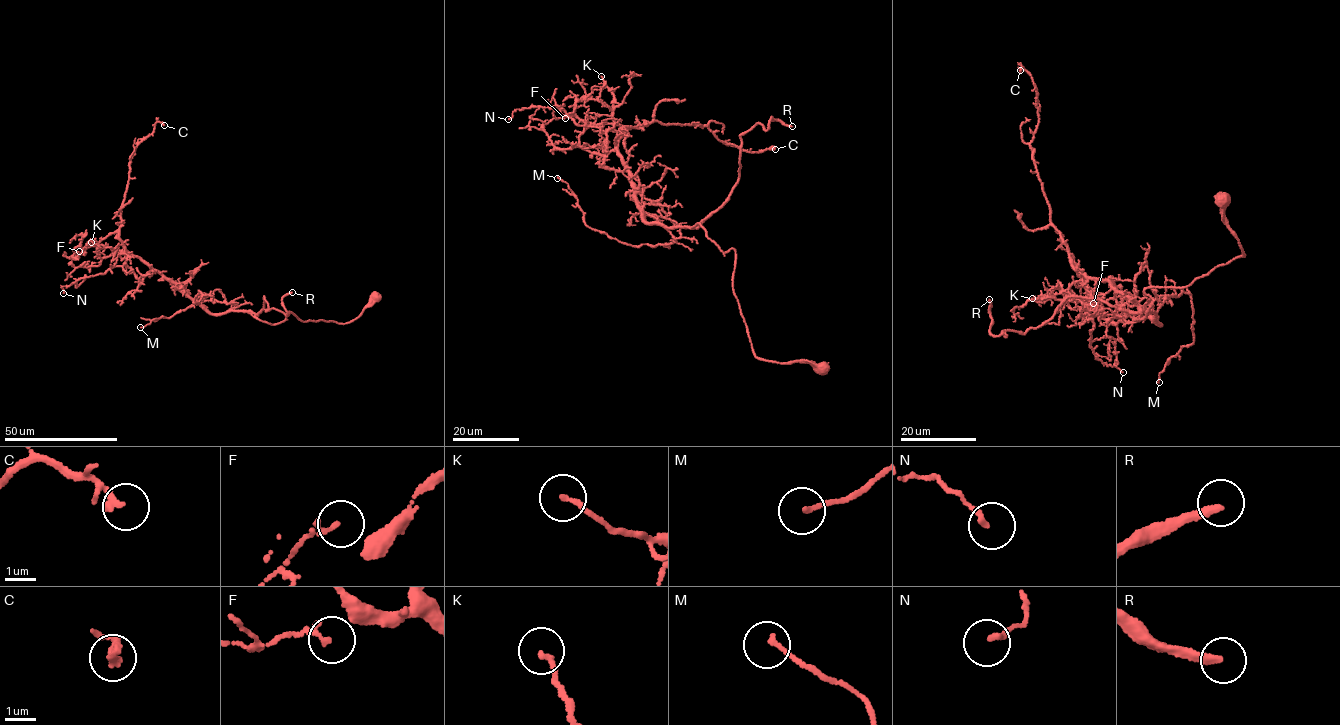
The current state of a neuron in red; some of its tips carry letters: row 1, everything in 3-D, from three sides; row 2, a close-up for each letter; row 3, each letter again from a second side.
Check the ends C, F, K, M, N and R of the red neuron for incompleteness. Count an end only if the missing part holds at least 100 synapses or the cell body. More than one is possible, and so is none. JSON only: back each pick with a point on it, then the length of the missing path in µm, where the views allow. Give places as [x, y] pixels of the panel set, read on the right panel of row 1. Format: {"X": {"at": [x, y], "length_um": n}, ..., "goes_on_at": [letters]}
{"R": {"at": [989, 299], "length_um": 200}, "goes_on_at": ["R"]}

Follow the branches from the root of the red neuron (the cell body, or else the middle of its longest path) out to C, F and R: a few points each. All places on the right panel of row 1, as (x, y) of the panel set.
C: (1221, 200), (1245, 254), (1145, 288), (1136, 320), (1161, 324), (1077, 270), (1050, 222), (1020, 70)
F: (1221, 200), (1245, 254), (1145, 288), (1135, 319), (1159, 325), (1111, 278), (1126, 317), (1093, 303)
R: (1221, 200), (1245, 254), (1145, 288), (1143, 318), (1070, 296), (995, 336), (989, 299)

